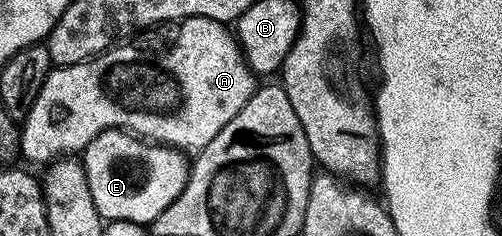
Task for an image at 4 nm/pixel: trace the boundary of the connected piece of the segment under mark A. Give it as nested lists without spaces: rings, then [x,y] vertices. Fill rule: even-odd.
[[[191,16],[177,28],[180,29],[176,32],[176,41],[168,48],[168,60],[156,56],[149,68],[136,61],[134,49],[120,48],[124,46],[113,46],[99,56],[65,68],[53,67],[46,82],[42,82],[42,90],[38,90],[38,98],[34,98],[28,117],[22,122],[19,155],[44,166],[69,154],[83,153],[89,142],[107,128],[123,128],[129,134],[157,140],[157,145],[185,154],[199,153],[232,121],[234,114],[246,106],[256,92],[258,76],[247,64],[240,43],[227,23]],[[168,68],[172,71],[172,88],[176,92],[168,92]]]

